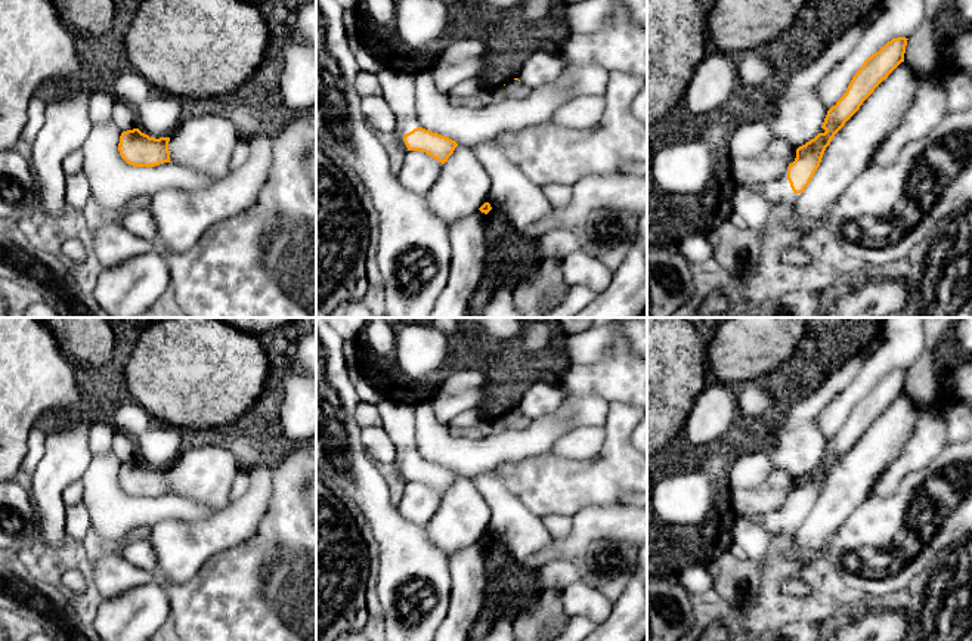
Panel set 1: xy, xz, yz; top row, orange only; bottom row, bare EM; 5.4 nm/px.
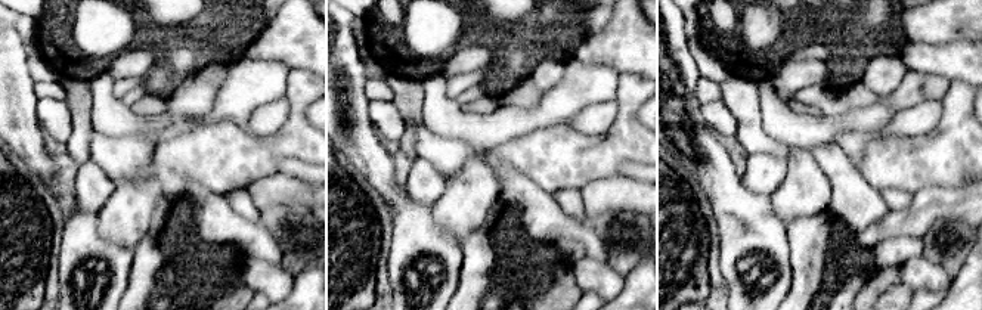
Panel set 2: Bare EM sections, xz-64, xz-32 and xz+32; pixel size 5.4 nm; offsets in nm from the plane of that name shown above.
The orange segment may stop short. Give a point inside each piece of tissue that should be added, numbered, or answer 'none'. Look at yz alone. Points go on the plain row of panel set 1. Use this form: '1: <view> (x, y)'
1: yz (786, 525)

